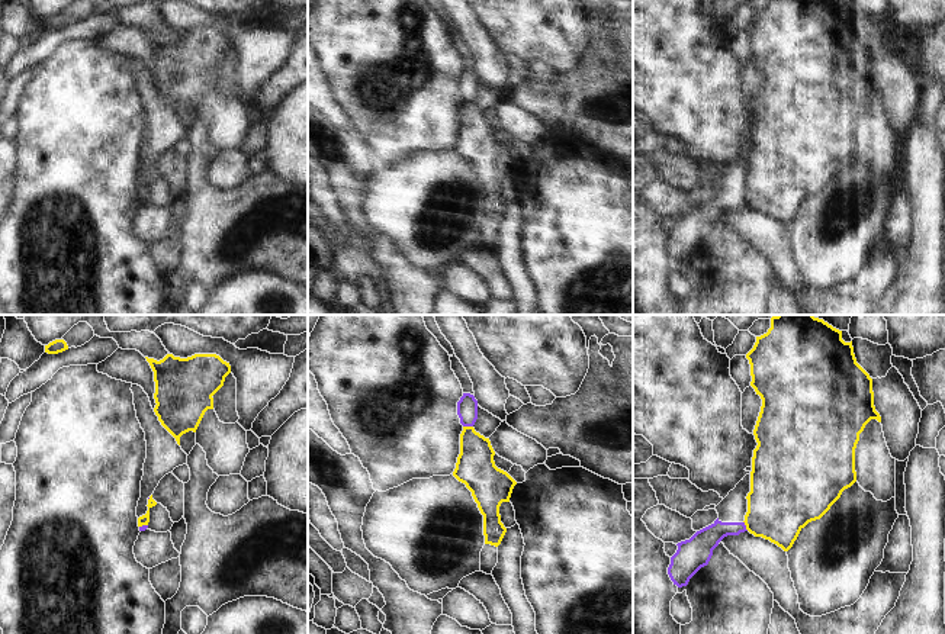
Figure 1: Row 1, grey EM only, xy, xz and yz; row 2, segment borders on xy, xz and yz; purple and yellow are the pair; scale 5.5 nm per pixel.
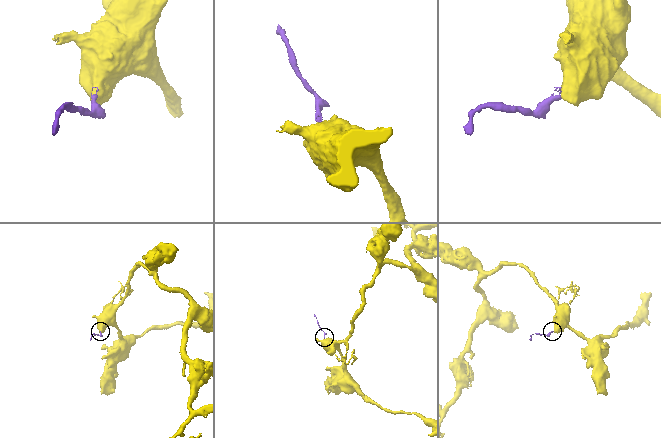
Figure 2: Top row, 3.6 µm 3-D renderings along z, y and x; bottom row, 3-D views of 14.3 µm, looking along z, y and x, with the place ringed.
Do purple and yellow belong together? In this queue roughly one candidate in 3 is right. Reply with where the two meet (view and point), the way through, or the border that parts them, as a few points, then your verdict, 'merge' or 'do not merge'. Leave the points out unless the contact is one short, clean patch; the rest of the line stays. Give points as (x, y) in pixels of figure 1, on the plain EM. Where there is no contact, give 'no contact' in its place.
contact xz (468, 100); border xz (463, 100), (472, 102); do not merge

